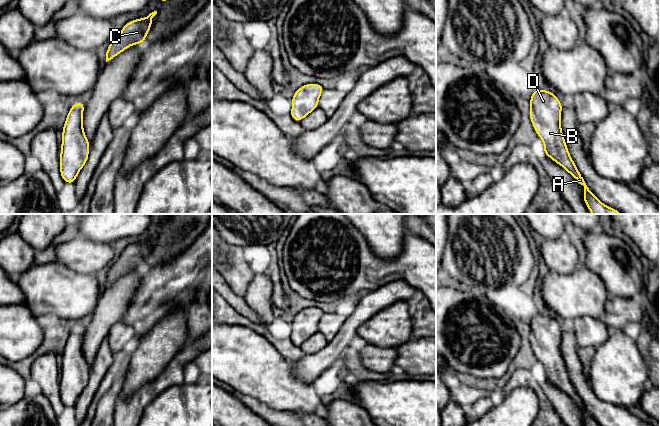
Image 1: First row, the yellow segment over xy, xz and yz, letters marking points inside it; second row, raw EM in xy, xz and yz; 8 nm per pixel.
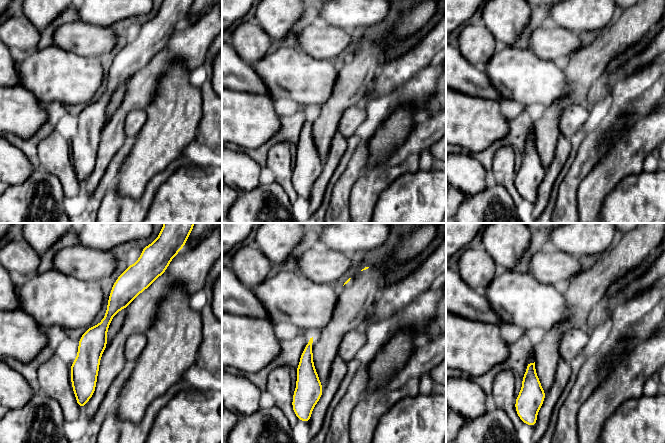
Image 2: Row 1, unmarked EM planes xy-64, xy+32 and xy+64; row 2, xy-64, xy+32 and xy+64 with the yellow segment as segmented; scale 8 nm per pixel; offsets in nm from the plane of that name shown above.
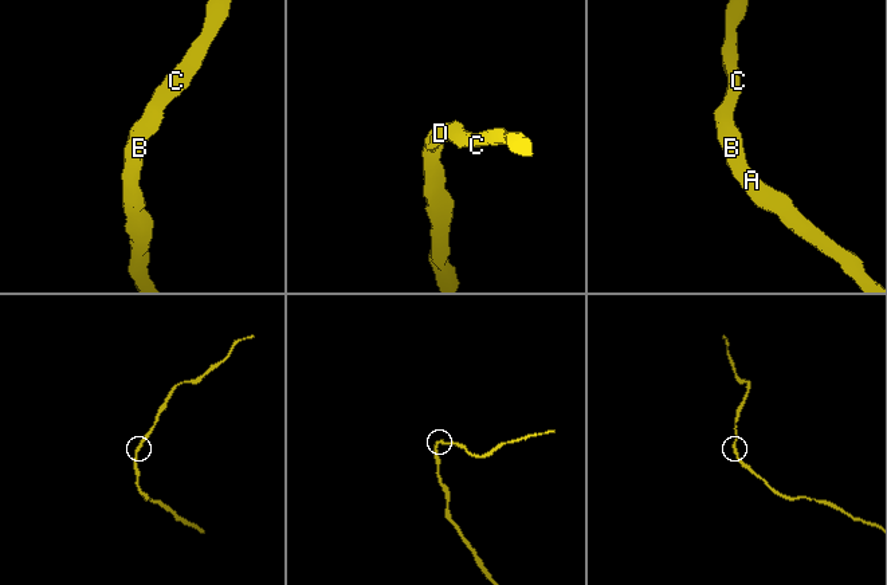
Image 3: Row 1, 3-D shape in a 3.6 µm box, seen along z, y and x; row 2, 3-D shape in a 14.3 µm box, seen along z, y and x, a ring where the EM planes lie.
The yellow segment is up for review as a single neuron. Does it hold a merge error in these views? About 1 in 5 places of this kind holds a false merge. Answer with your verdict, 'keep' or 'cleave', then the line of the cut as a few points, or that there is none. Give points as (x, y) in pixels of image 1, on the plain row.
keep; cut none

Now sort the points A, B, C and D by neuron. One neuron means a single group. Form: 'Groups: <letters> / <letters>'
Groups: A B C D

